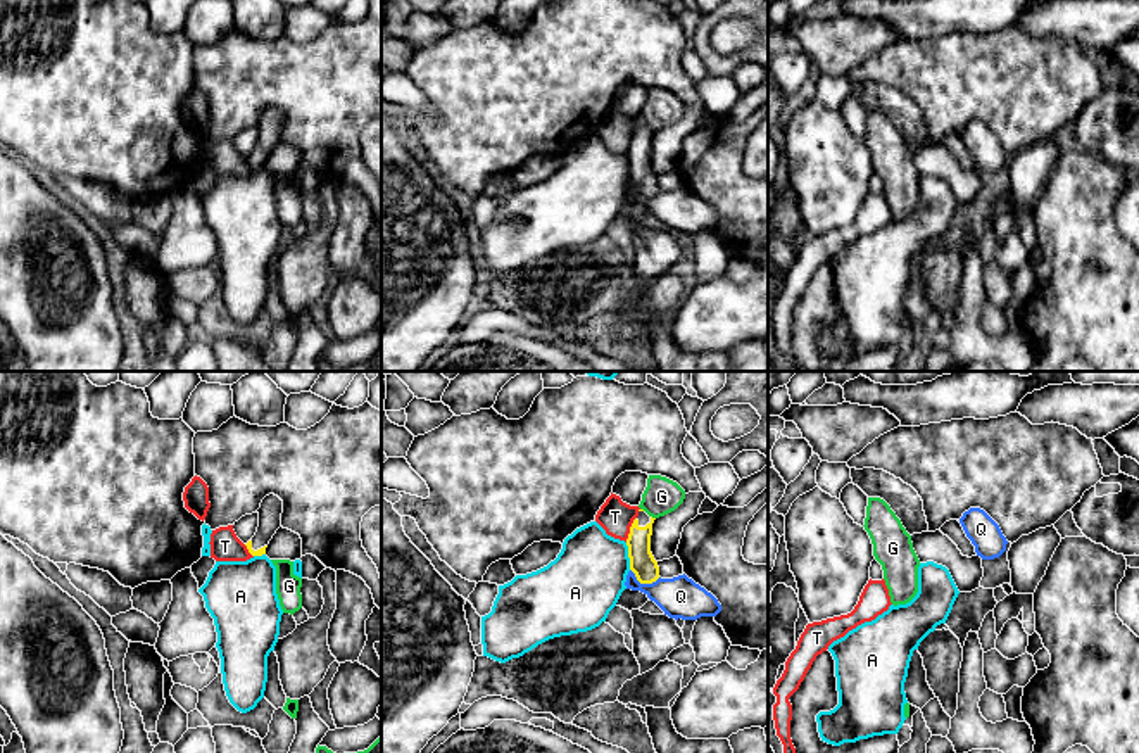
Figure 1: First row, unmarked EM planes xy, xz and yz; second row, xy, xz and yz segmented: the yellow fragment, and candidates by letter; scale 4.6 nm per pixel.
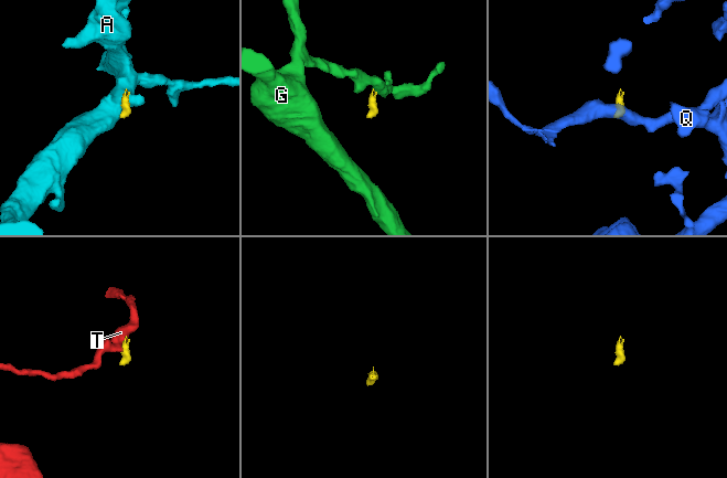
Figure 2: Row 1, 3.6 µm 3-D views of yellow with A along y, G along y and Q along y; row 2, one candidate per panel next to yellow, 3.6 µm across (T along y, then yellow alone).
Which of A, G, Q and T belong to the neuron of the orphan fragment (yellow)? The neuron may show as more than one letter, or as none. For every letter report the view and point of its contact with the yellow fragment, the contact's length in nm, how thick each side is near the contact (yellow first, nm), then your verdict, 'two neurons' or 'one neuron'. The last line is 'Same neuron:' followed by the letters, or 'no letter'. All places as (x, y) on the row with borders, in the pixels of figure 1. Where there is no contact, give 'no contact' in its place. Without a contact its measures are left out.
A: meets yellow in xz at (629, 556); contact 130 nm long; 120 nm thick on the yellow side, 360 nm on the other; two neurons
G: meets yellow in xz at (651, 517); contact 30 nm long; 120 nm thick on the yellow side, 170 nm on the other; two neurons
Q: meets yellow in xz at (644, 582); contact 150 nm long; 120 nm thick on the yellow side, 190 nm on the other; two neurons
T: meets yellow in xz at (630, 529); contact 130 nm long; 120 nm thick on the yellow side, 160 nm on the other; two neurons
Same neuron: no letter

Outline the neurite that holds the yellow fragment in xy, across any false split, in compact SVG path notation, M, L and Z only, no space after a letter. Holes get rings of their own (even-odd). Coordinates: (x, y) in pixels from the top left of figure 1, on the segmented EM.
M269 494L262 499L259 513L259 527L255 535L245 544L252 556L266 554L266 547L276 530L281 527L283 501Z

